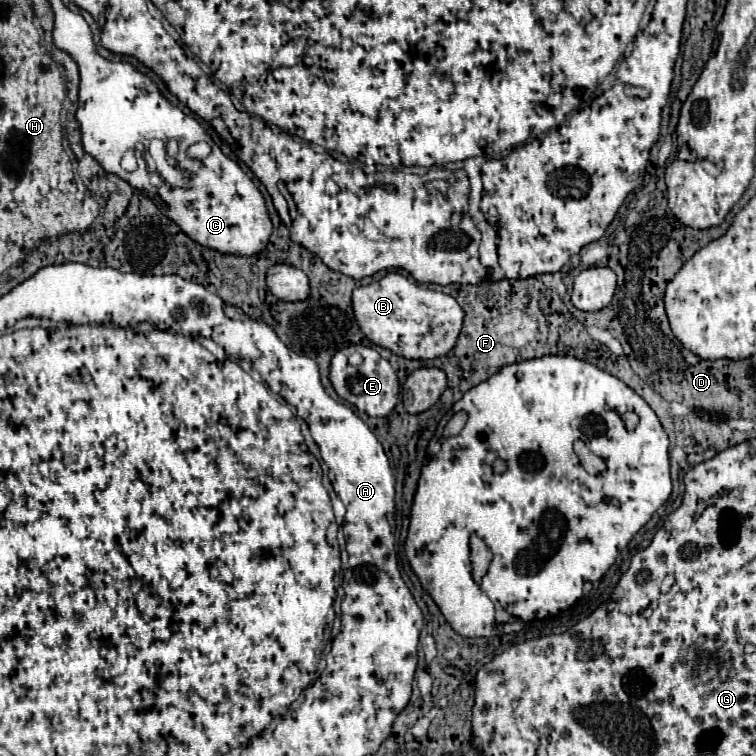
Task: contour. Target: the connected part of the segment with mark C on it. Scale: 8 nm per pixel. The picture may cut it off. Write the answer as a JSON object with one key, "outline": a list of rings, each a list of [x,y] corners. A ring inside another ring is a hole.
{"outline":[[[212,146],[212,154],[204,162],[184,158],[182,168],[192,168],[192,186],[176,192],[176,198],[164,198],[168,204],[168,216],[182,228],[182,232],[194,242],[222,254],[260,254],[270,240],[272,220],[268,216],[264,196],[242,168],[222,154],[218,146]]]}

